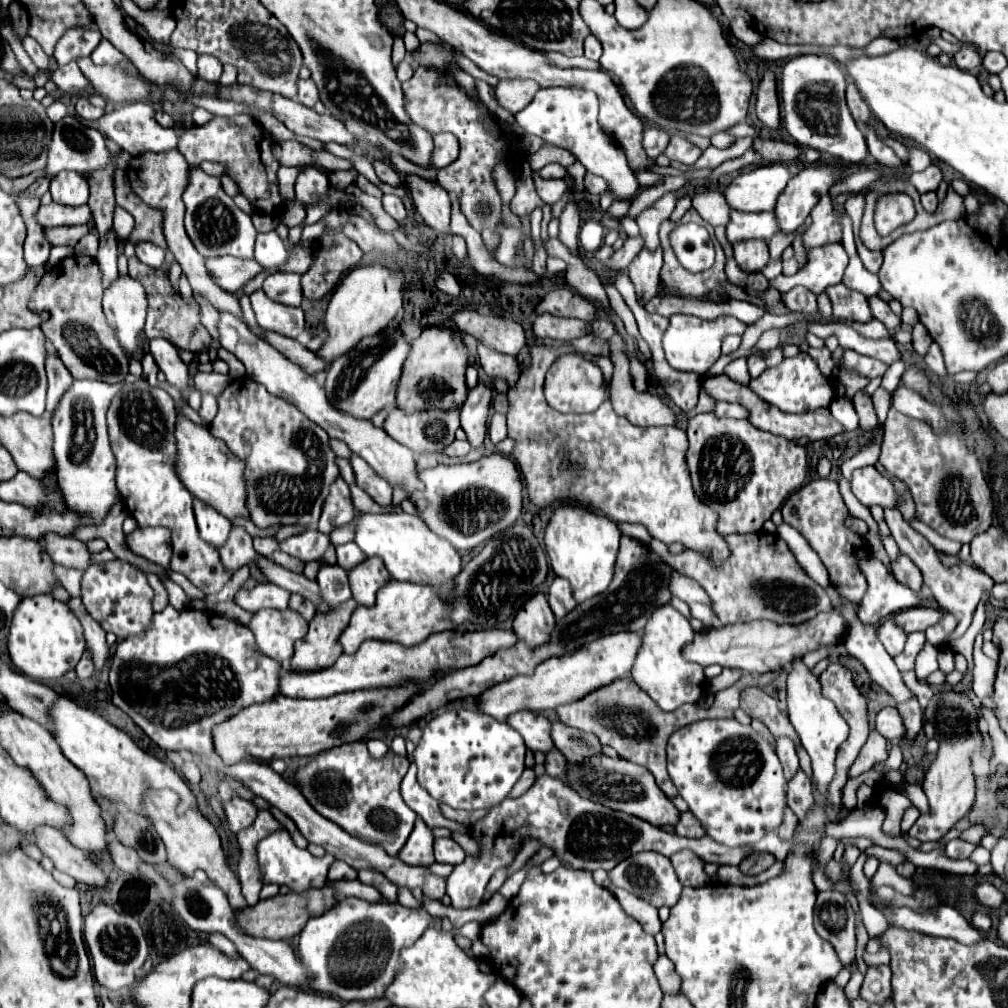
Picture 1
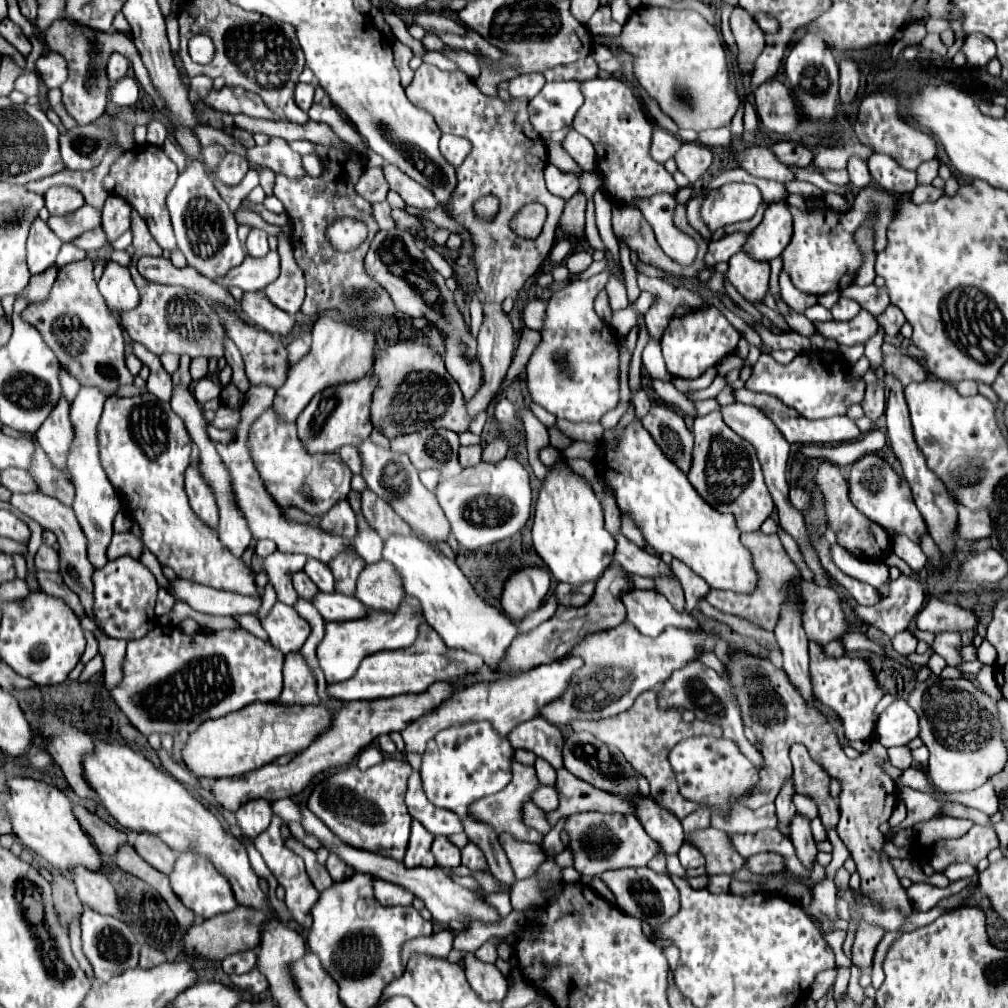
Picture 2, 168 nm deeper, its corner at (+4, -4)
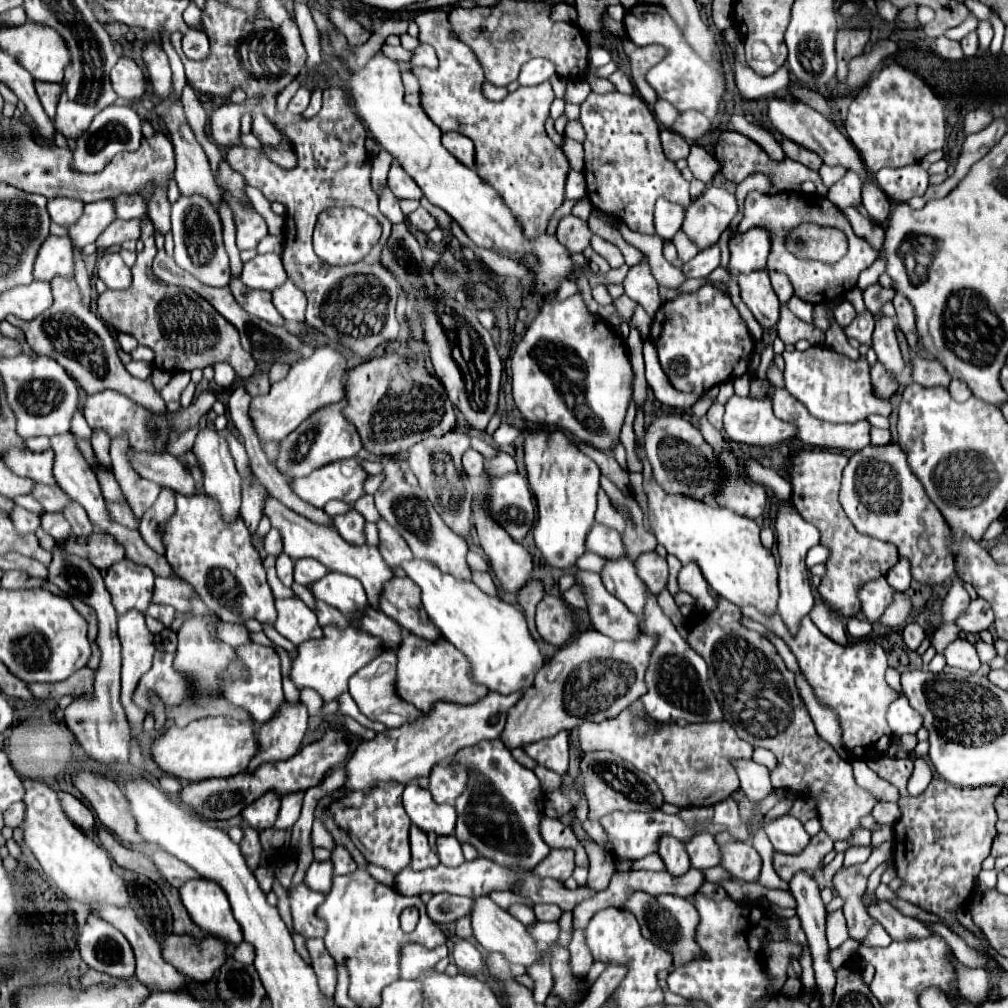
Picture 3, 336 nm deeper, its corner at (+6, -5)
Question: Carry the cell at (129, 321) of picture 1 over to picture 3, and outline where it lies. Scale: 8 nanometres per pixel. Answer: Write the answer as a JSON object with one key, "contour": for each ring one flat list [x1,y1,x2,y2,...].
{"contour":[[101,253,97,259,97,277,109,289,125,289,131,283,131,269,123,263,119,253]]}

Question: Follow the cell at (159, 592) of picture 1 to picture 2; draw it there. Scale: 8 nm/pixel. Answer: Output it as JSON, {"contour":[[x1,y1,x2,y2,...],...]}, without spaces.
{"contour":[[159,588,159,596,157,596,157,604,155,604,155,614,157,616,167,614,173,608,173,604,175,604,175,598,167,590]]}

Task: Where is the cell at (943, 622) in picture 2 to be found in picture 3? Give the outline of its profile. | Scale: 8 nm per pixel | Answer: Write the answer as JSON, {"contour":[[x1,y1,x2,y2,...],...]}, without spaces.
{"contour":[[975,599,971,601,971,605,967,607,967,611,963,611,957,619,957,625,969,633,969,635,975,635,975,633,981,633,985,629,989,629,993,625,995,617,993,617,993,611,991,611,991,605,985,601,985,599]]}

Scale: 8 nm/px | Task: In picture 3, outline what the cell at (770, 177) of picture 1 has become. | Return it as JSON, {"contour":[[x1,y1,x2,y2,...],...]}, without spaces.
{"contour":[[709,187,685,211,681,231,699,247,715,245,737,213,737,199,721,187]]}

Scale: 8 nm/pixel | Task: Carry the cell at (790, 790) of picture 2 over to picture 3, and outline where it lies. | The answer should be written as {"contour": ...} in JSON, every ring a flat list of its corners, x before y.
{"contour":[[783,815,783,817,775,819,773,823,765,825,765,833,767,833,769,841,773,843,775,851,787,853,787,855,801,853,811,841,811,837,803,829,803,825,789,815]]}

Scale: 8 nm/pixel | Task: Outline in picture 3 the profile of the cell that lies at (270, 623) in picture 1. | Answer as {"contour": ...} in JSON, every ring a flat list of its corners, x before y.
{"contour":[[289,597,289,599,277,599,277,621,275,629,287,637,293,645,299,645,309,639,319,639,323,637,323,631,317,623,315,613,299,599,299,597]]}

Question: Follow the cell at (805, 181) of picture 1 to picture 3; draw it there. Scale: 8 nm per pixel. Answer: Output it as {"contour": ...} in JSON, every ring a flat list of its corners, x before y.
{"contour":[[751,229,747,233,735,233,729,239,729,275,753,273,765,269,765,261,771,249,771,239,765,229]]}

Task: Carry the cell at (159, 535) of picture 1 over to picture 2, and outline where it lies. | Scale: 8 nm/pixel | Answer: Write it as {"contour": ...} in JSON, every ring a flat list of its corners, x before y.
{"contour":[[125,532,125,534,115,534,109,548,107,548,107,558,109,560,115,560,119,556,131,556,131,558,141,558,143,554,143,542,131,534,131,532]]}

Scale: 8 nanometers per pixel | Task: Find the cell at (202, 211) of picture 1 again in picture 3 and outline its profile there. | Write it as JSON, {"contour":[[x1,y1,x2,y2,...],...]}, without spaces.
{"contour":[[181,195,179,201,173,203,171,223,175,237,175,251,173,251,175,263,187,273,191,273,203,285,211,285,211,287,229,285,231,273,229,273,229,257,223,247,223,225,211,203,203,201,203,197]]}

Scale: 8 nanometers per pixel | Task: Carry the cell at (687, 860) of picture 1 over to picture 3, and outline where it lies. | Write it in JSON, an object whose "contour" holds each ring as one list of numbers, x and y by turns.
{"contour":[[711,833,693,837,687,843,687,853,689,853,691,865,695,869,709,869,709,867,719,865,719,861,721,861,721,849]]}

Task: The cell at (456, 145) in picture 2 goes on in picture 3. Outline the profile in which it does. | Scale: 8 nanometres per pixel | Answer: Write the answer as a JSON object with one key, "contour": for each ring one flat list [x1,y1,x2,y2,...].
{"contour":[[451,131,451,133,443,133,441,137,443,141,443,147,455,157,459,159,463,165,467,167,473,167,475,165,475,151,473,151,473,141,457,131]]}

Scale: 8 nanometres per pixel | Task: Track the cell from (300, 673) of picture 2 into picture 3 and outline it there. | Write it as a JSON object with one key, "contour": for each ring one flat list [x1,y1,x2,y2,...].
{"contour":[[287,701,281,705,275,719,261,725,257,733,257,745,259,751,251,759,247,773,253,773,263,763,273,761,285,761,293,757,303,741,303,735,307,731,307,707,303,703,289,705]]}

